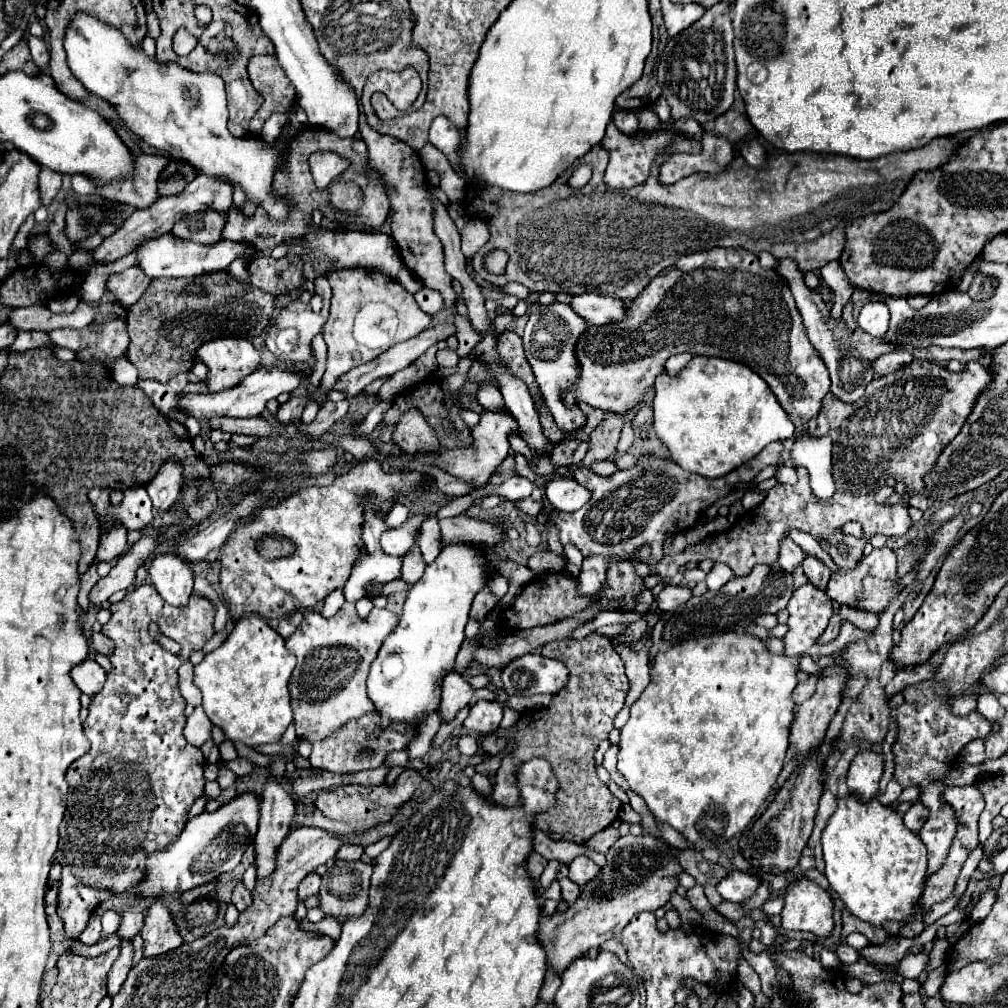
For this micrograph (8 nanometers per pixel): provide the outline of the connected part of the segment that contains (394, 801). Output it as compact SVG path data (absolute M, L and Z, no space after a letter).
M407 768L397 780L395 784L387 786L387 784L379 784L379 786L357 786L357 784L349 784L349 786L339 786L337 790L333 792L325 792L325 794L319 794L317 796L317 810L327 816L327 818L333 818L337 822L349 822L353 826L353 832L359 834L363 830L369 830L371 826L375 824L381 824L381 822L389 822L397 810L413 796L413 792L417 790L421 782L421 776L419 772Z

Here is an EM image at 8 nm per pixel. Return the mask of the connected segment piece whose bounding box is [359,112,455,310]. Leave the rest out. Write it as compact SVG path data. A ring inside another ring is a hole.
M363 112L359 116L359 136L363 138L363 142L369 148L369 170L383 174L383 186L387 190L387 196L391 200L391 210L393 210L391 232L399 246L399 254L401 254L405 266L411 272L415 272L427 288L437 290L441 294L443 310L455 308L453 278L443 268L443 258L445 258L443 244L439 242L439 238L435 236L435 230L433 230L435 206L431 206L431 198L429 198L427 190L423 190L425 170L423 170L421 162L415 162L415 158L417 158L415 150L411 150L407 144L399 142L393 136L385 136L385 134L379 134L377 130L369 128ZM415 164L419 164L419 168L415 168Z

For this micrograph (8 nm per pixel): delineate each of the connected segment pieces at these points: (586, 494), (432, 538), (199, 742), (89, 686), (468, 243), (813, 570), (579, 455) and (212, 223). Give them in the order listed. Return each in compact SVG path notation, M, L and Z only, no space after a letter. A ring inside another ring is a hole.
M555 476L549 484L547 484L547 498L551 500L551 504L557 510L565 510L565 512L575 512L581 506L585 506L591 498L591 492L577 484L573 478L569 476Z
M431 516L423 522L419 548L421 548L425 564L429 564L431 560L435 560L439 556L439 552L441 552L441 534L439 534L439 524L437 524L435 516Z
M199 706L199 708L195 708L195 712L187 718L183 734L189 744L193 744L193 746L203 746L203 744L211 738L211 728L213 728L211 720L207 718L205 710Z
M89 658L89 660L81 662L79 666L75 666L75 668L71 670L71 678L73 678L75 686L77 686L83 694L93 696L93 694L97 694L97 692L103 688L103 684L105 684L105 670L103 670L93 658Z
M471 218L463 228L461 240L463 240L463 254L471 258L489 240L489 228L485 226L485 222Z
M807 556L801 568L803 568L803 574L807 576L807 580L813 582L813 586L817 586L819 590L825 590L827 588L827 582L829 582L831 572L829 572L829 568L825 564L821 564L813 556Z
M567 438L555 446L555 450L551 454L551 464L553 466L577 466L585 458L587 450L589 450L587 440Z
M219 210L203 212L205 220L179 220L173 226L173 234L179 238L187 238L199 244L215 244L221 240L221 230L225 224L225 214Z

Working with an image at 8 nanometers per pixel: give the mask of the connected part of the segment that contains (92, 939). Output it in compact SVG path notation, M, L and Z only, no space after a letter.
M91 918L89 926L83 930L83 934L81 934L79 940L83 944L95 944L95 942L99 942L99 932L101 932L101 922L97 918Z

